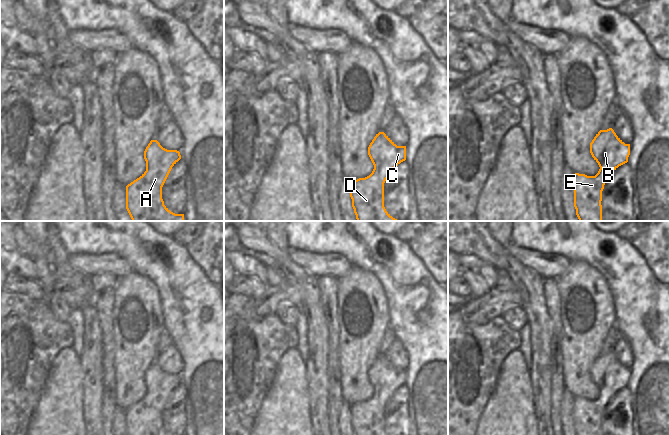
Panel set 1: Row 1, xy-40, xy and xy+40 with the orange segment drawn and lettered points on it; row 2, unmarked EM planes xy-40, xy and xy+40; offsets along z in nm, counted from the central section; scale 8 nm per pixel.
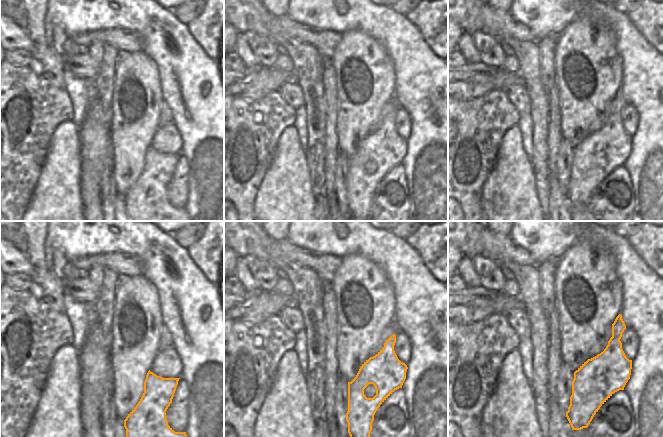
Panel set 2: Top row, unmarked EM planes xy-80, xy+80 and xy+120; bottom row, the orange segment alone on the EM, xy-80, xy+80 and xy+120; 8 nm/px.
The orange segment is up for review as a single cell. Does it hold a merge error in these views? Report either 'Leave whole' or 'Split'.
Leave whole

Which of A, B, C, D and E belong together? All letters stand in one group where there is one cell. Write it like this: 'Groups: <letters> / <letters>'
Groups: A B C D E

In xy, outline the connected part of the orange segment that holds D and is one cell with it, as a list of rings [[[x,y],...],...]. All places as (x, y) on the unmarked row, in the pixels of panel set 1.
[[[384,356],[376,358],[368,371],[374,389],[372,397],[350,406],[354,435],[386,435],[384,407],[392,395],[406,384],[406,370],[397,370]]]

